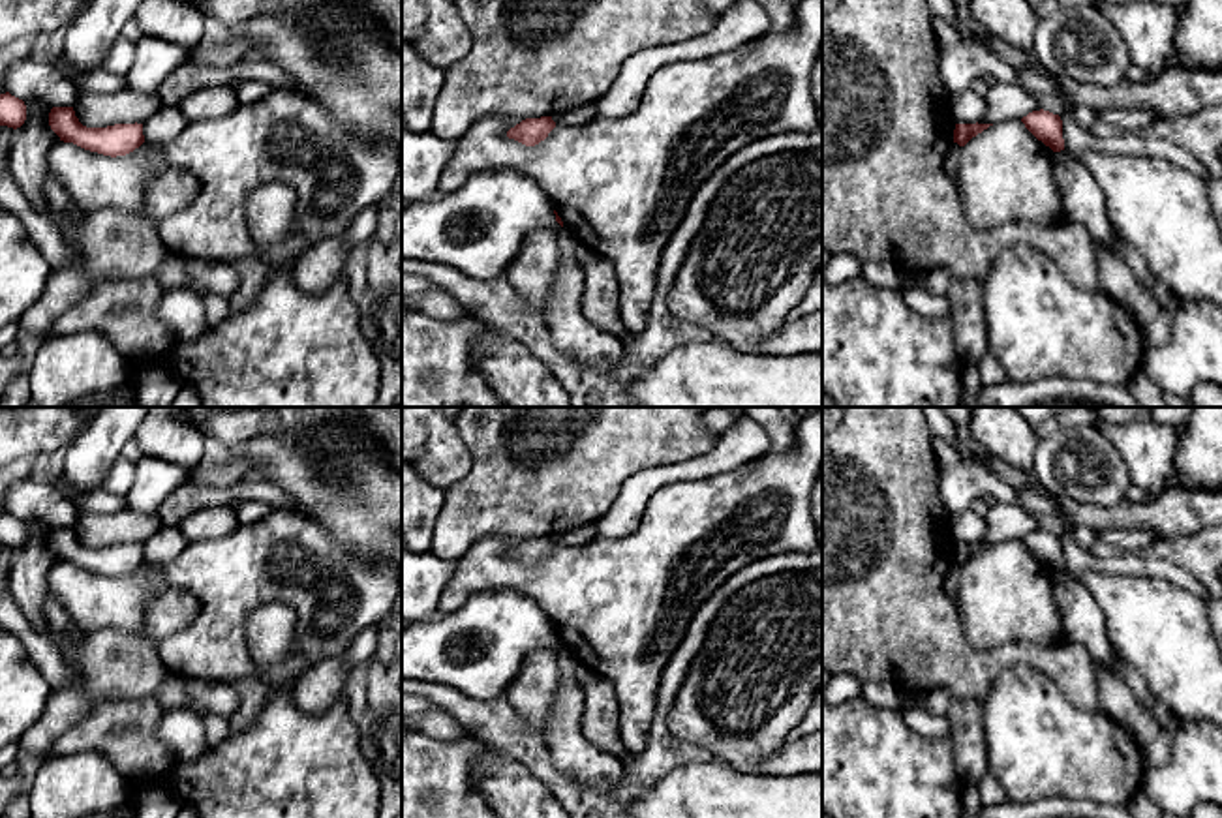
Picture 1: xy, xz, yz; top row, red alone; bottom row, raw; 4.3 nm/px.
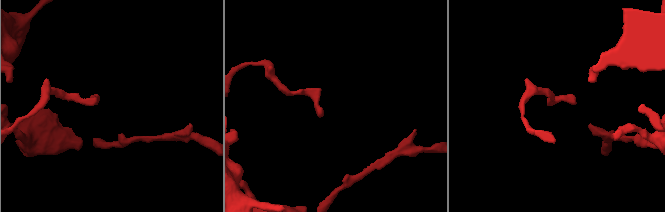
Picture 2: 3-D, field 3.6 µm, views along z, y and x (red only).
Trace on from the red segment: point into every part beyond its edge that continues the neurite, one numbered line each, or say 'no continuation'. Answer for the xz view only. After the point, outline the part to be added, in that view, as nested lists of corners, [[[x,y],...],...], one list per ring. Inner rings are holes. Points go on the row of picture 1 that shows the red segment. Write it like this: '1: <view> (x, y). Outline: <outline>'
no continuation

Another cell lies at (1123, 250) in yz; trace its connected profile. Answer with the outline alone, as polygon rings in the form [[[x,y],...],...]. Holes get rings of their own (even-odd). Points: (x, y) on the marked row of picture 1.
[[[1119,238],[1111,251],[1134,272],[1134,276],[1143,287],[1153,285],[1156,276],[1151,272],[1147,261],[1139,255],[1139,251],[1132,244]]]

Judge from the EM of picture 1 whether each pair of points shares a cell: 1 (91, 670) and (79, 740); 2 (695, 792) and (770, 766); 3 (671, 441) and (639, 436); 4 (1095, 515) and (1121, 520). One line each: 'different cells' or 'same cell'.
1: different cells
2: different cells
3: same cell
4: same cell

